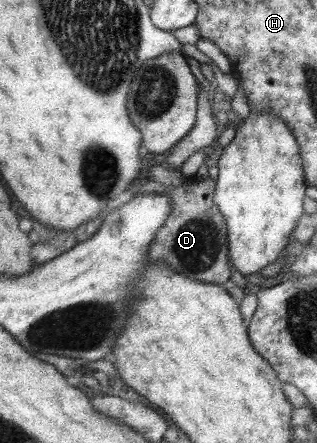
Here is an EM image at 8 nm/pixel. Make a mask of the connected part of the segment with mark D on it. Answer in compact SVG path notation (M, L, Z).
M185 177L183 186L161 185L156 181L145 181L138 194L166 197L171 206L171 214L163 221L162 228L155 233L149 248L150 262L163 262L176 274L201 282L221 285L229 278L227 259L226 222L213 202L215 181L203 181L201 177Z

